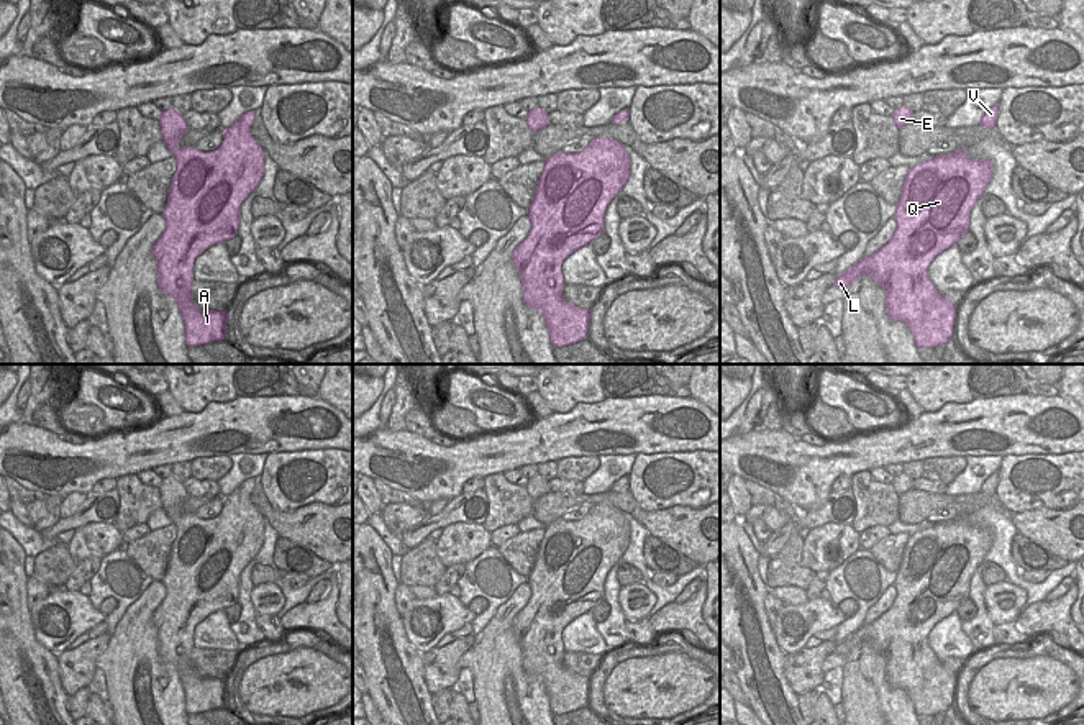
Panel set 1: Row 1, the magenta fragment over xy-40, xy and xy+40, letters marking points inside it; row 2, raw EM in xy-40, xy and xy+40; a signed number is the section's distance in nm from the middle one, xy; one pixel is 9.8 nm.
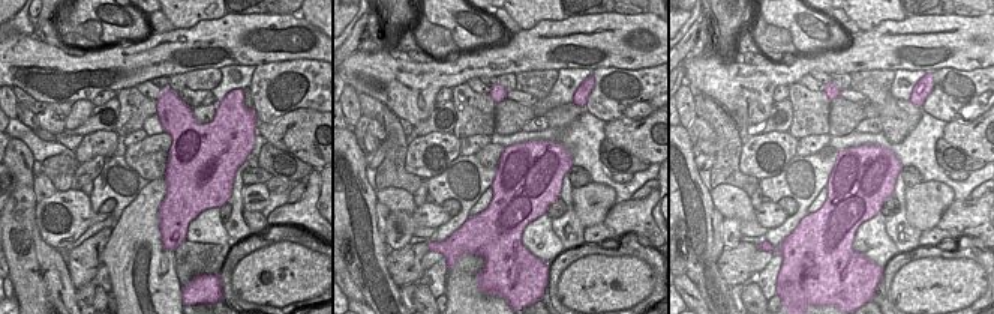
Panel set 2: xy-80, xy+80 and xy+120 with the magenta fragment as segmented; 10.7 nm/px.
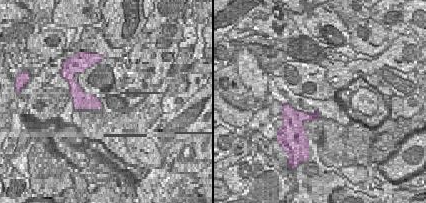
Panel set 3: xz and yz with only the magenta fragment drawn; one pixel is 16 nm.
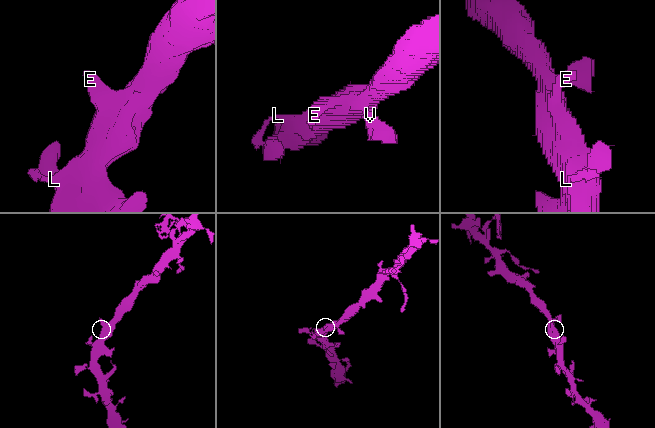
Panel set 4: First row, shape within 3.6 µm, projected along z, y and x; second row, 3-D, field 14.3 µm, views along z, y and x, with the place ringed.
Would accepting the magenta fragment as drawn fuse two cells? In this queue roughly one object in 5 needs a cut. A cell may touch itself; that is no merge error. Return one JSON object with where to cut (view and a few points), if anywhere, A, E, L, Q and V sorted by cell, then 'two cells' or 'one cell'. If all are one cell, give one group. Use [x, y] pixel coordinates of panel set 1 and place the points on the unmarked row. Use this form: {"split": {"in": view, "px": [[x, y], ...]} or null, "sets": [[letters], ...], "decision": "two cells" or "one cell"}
{"split": null, "sets": [["A", "E", "L", "Q", "V"]], "decision": "one cell"}

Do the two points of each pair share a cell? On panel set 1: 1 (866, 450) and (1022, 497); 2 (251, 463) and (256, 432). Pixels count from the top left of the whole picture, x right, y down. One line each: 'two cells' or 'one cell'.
1: two cells
2: two cells

